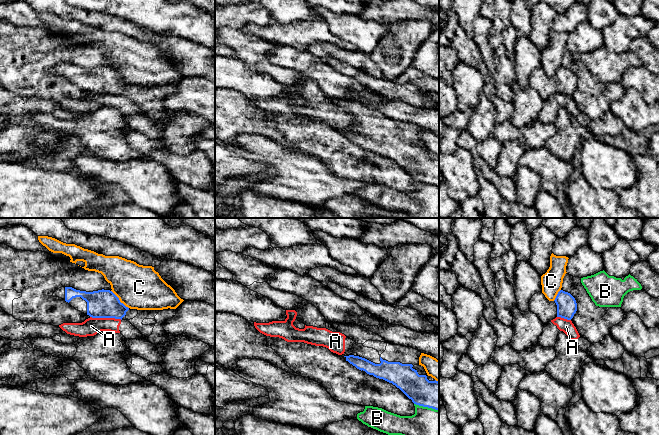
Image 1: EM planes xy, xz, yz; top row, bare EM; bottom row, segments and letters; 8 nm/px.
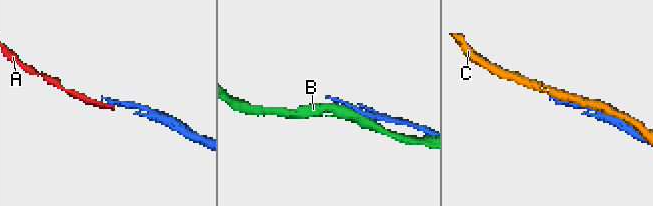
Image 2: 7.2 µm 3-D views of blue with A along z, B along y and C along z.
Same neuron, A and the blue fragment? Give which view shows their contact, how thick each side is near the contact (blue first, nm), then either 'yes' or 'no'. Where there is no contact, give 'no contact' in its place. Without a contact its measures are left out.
xy | 220/140 nm | no

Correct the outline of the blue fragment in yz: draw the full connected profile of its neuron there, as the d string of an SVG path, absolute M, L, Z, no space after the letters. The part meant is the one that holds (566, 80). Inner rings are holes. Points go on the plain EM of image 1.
M560 66L554 77L549 77L542 68L534 70L529 78L529 85L547 100L556 93L571 96L577 87L575 74L568 68Z

